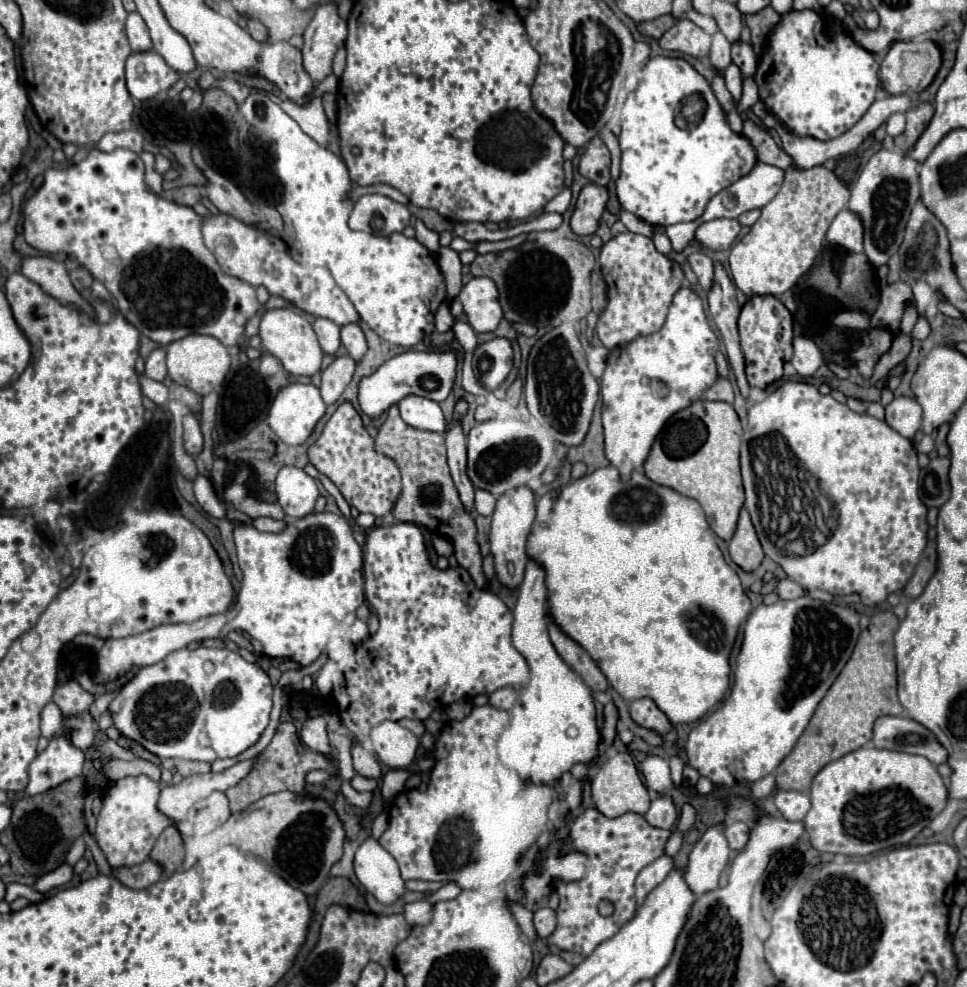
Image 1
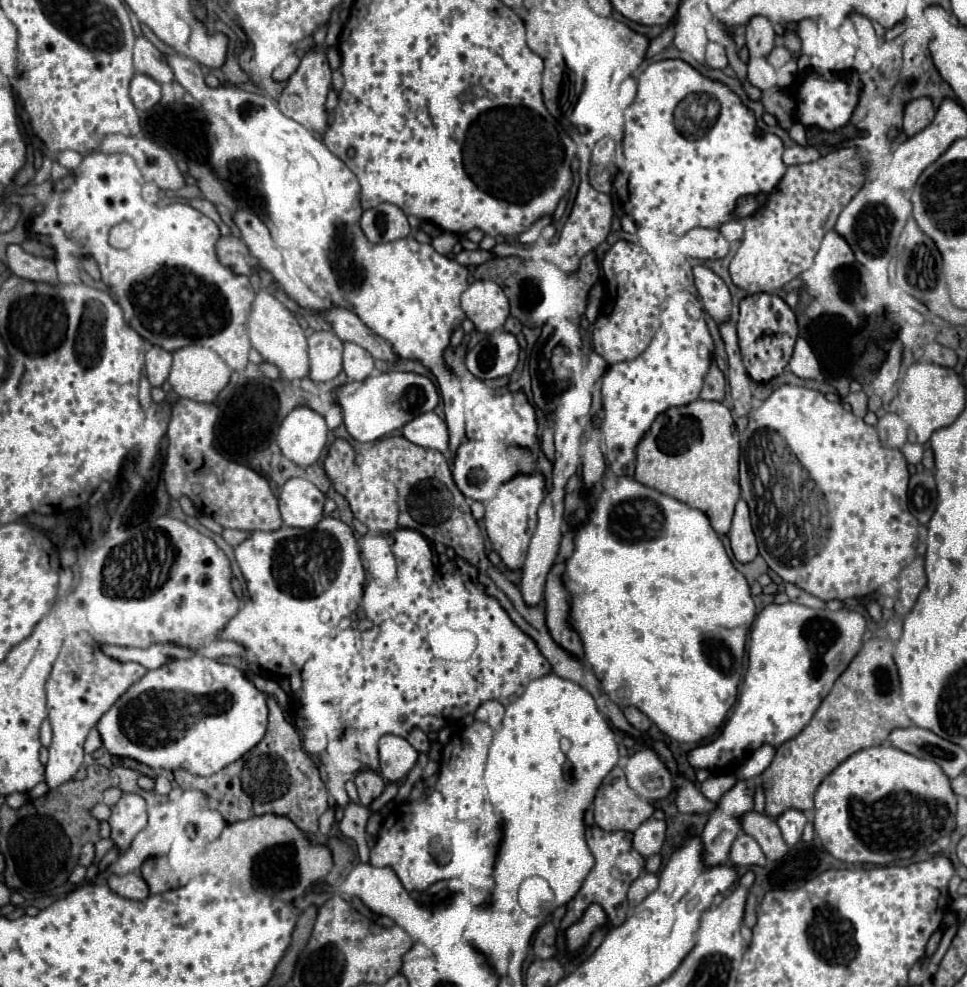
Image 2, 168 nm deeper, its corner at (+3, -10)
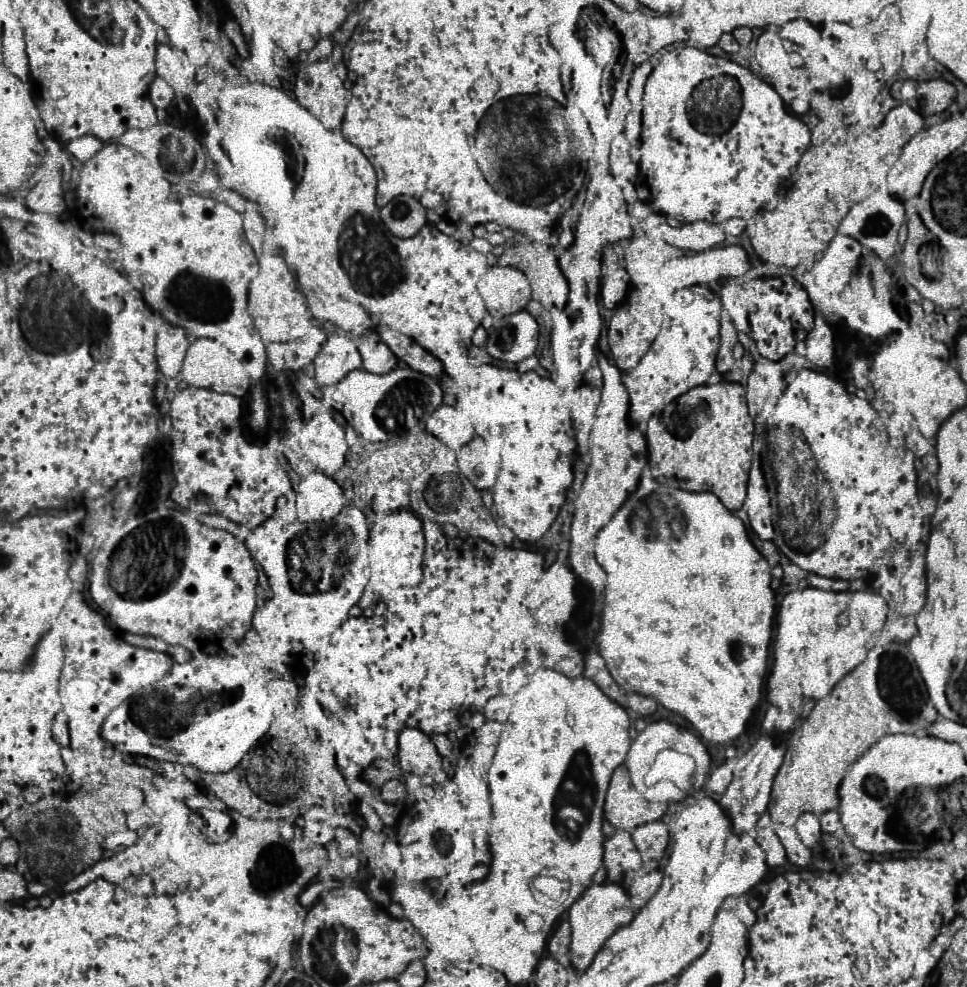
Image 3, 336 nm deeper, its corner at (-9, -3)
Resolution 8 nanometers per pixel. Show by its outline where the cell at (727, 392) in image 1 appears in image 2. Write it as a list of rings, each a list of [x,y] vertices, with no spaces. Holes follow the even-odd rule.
[[[715,359],[709,367],[709,373],[705,375],[705,385],[703,385],[703,391],[701,391],[701,399],[707,399],[707,401],[723,401],[725,397],[725,377],[723,373],[719,371]]]

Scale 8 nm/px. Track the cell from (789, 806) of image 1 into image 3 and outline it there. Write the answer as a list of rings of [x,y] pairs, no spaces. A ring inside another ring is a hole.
[[[803,812],[799,816],[799,820],[795,822],[795,830],[801,836],[801,840],[811,848],[819,842],[821,838],[821,824],[819,824],[819,816],[815,816],[813,812]]]

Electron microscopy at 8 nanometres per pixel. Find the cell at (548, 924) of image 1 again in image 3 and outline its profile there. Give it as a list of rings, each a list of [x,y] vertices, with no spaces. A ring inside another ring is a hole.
[[[561,920],[549,938],[549,950],[557,956],[563,966],[571,966],[569,958],[569,942],[571,942],[571,926],[569,920]]]

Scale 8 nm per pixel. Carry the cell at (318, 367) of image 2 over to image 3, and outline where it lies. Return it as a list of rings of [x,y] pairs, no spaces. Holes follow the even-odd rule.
[[[329,334],[315,358],[315,380],[319,384],[335,384],[357,368],[361,368],[361,356],[355,342],[347,334]]]

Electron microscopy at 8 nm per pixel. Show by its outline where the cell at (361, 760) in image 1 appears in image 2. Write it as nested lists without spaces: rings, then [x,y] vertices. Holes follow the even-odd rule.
[[[359,771],[355,777],[355,785],[357,785],[359,797],[361,797],[361,805],[365,805],[365,807],[369,807],[371,801],[377,799],[385,789],[381,775],[375,771]]]

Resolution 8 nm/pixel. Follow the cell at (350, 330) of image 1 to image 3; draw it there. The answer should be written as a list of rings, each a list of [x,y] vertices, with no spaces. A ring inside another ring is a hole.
[[[365,334],[359,340],[359,354],[363,360],[363,370],[373,372],[373,374],[383,374],[395,366],[395,356],[391,350],[373,334]]]

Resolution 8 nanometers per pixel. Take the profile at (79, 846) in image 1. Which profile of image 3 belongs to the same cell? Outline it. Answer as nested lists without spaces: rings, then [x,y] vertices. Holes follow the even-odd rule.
[[[121,830],[121,832],[115,832],[115,834],[109,834],[105,840],[103,840],[103,850],[117,850],[117,848],[123,848],[123,846],[129,846],[131,842],[135,842],[135,832],[129,832],[129,830]]]

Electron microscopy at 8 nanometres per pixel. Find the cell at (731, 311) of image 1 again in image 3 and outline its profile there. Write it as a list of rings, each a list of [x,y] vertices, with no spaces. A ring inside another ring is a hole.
[[[751,370],[749,378],[747,378],[747,406],[749,406],[749,414],[755,418],[761,412],[761,404],[767,398],[767,390],[765,390],[765,382],[759,374],[755,374],[755,370]]]

